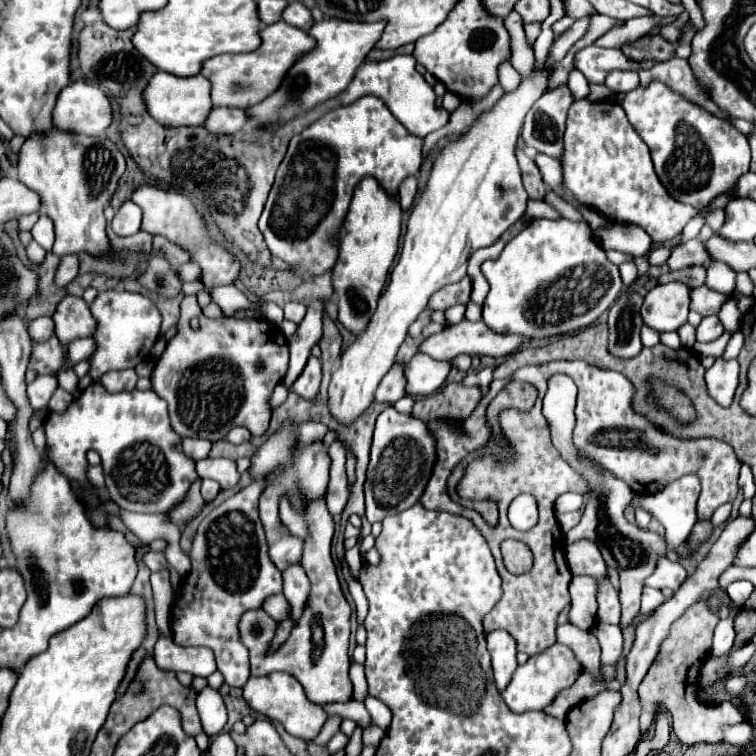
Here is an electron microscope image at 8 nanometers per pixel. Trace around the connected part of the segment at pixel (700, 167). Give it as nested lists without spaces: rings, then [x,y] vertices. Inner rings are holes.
[[[650,81],[646,87],[640,85],[626,93],[622,107],[638,135],[650,147],[658,179],[676,201],[702,209],[718,195],[730,191],[740,175],[748,173],[748,137],[728,121],[714,117],[704,107],[672,91],[662,81]]]

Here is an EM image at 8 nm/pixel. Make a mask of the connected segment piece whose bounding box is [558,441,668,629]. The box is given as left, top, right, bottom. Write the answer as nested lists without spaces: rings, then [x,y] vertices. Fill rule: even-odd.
[[[570,441],[570,445],[566,449],[558,449],[562,453],[562,457],[572,465],[576,467],[590,483],[590,501],[586,503],[584,507],[584,515],[582,515],[582,521],[570,529],[566,533],[566,539],[568,543],[574,543],[574,541],[580,541],[580,539],[590,539],[594,541],[602,555],[604,555],[604,561],[608,567],[614,567],[618,569],[620,573],[620,603],[622,603],[622,617],[620,617],[620,629],[626,629],[634,623],[634,619],[640,615],[640,593],[642,593],[642,583],[648,575],[654,573],[656,569],[656,563],[660,557],[666,557],[666,551],[668,551],[668,545],[666,545],[666,539],[658,533],[652,533],[650,529],[640,529],[636,525],[630,525],[622,513],[622,507],[626,507],[632,499],[632,489],[608,475],[608,473],[602,473],[600,467],[592,465],[592,461],[578,461],[578,451],[574,447],[574,443]]]

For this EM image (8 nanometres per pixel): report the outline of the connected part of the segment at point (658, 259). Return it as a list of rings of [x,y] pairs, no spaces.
[[[656,245],[656,247],[652,247],[652,251],[648,253],[648,263],[650,263],[650,265],[664,265],[668,257],[670,257],[670,249],[668,249],[666,245]]]

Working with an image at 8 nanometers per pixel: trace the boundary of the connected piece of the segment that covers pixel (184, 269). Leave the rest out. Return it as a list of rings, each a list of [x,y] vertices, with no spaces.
[[[184,263],[184,265],[178,267],[178,277],[182,281],[200,281],[202,271],[200,271],[200,267],[196,263]]]

